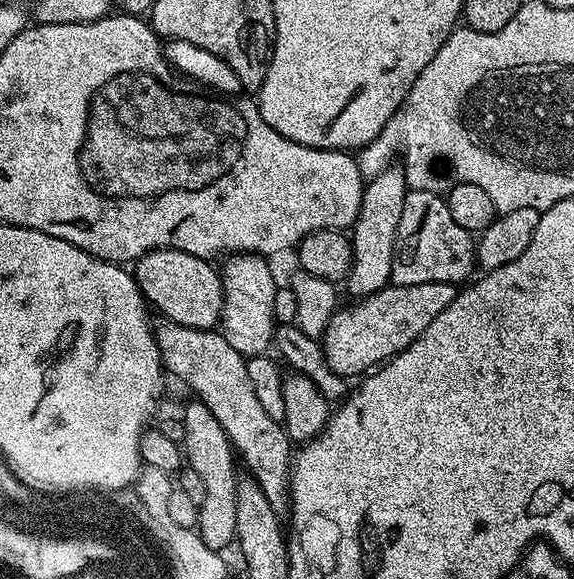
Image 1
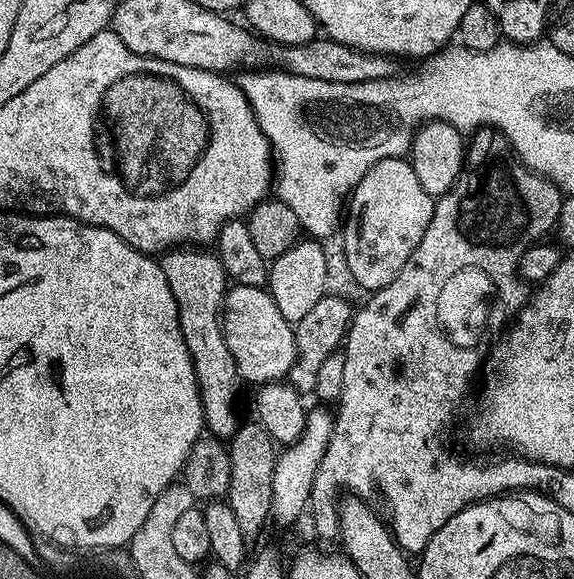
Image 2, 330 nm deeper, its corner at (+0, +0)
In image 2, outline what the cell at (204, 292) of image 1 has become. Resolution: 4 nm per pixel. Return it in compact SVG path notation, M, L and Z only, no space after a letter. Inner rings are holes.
M233 283L229 287L228 295L224 298L224 310L222 313L222 327L226 346L230 346L230 354L234 354L236 369L241 381L252 383L252 386L262 384L274 384L283 381L289 370L296 365L296 334L294 326L282 318L278 305L269 294L267 287L255 288L250 285Z

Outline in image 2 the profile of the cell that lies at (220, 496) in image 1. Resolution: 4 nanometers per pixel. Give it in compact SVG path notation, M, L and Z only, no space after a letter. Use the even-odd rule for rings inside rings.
M177 246L163 253L159 262L162 274L166 274L166 282L170 282L170 294L174 294L174 302L178 306L182 338L186 342L186 350L192 359L200 387L204 427L217 438L231 438L242 423L241 417L236 417L242 381L234 354L230 354L230 346L226 346L222 327L224 298L230 287L228 272L215 251L200 246Z

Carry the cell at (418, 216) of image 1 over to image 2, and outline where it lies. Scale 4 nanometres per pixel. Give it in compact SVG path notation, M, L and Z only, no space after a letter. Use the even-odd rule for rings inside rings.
M393 158L391 160L383 160L382 162L378 162L370 170L366 170L362 182L358 182L358 186L353 188L347 197L346 219L342 224L342 236L344 232L344 264L348 267L349 274L356 279L358 287L365 288L365 293L371 294L382 290L386 286L390 286L390 282L394 282L398 270L402 270L402 266L406 266L406 258L410 258L410 254L414 254L414 246L418 246L418 242L422 242L422 234L426 234L426 226L430 226L430 218L434 218L435 205L436 200L430 194L426 194L426 190L422 190L422 182L418 182L418 174L414 174L412 165L407 159Z

